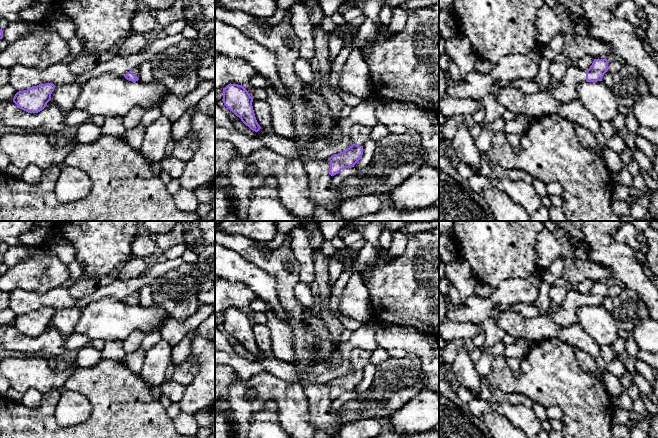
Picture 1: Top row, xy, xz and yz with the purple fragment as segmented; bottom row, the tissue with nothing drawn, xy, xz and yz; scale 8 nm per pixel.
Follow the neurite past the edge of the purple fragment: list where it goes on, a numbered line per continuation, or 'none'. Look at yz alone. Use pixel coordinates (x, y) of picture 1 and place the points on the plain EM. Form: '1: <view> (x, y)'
1: yz (566, 316)

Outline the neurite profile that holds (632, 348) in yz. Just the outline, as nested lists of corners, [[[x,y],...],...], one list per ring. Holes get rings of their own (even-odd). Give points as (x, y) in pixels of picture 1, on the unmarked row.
[[[632,332],[625,337],[626,338],[626,351],[629,355],[637,357],[638,353],[641,351],[641,348],[637,345]]]

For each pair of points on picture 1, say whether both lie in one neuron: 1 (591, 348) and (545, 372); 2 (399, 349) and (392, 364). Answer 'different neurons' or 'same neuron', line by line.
1: different neurons
2: different neurons

